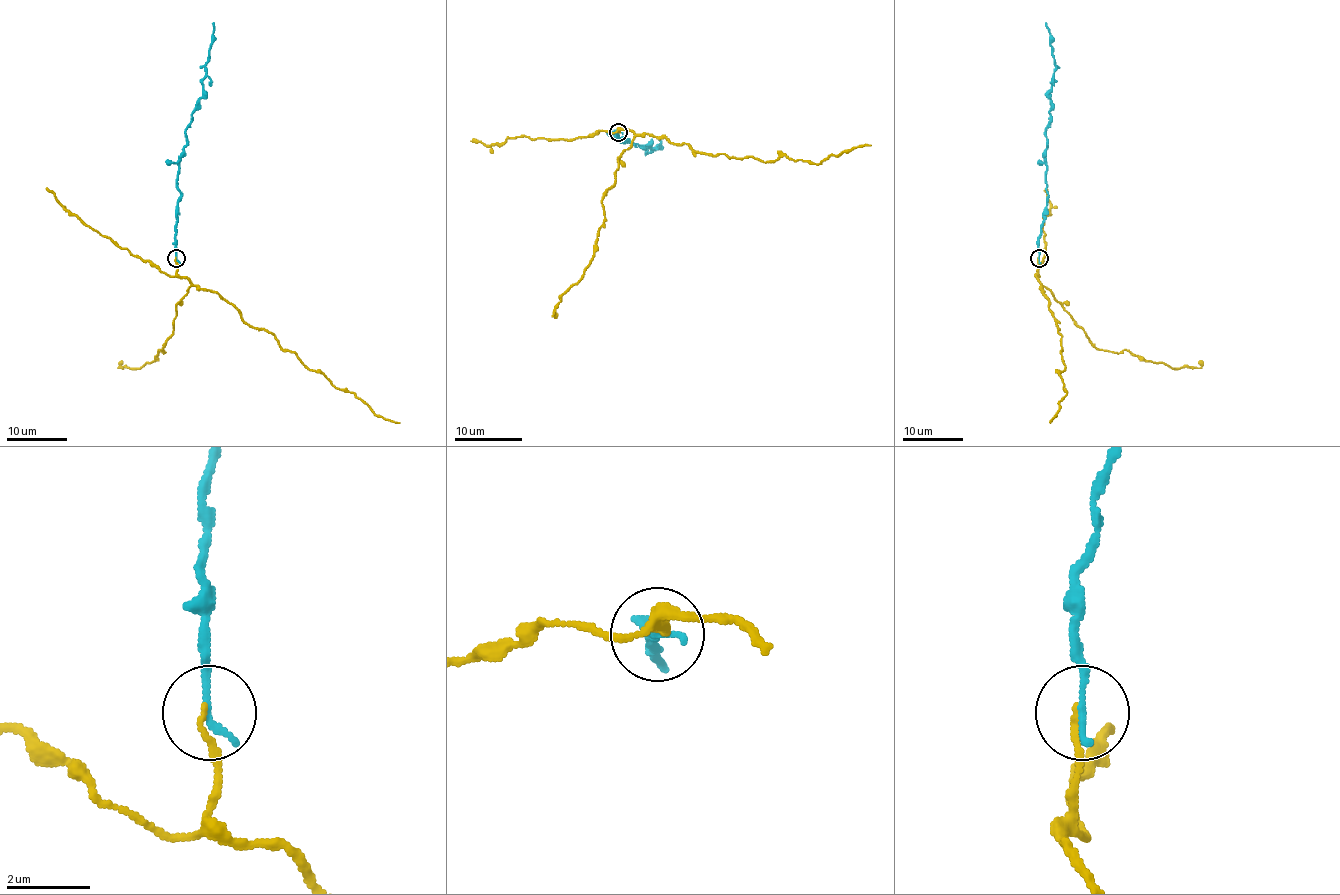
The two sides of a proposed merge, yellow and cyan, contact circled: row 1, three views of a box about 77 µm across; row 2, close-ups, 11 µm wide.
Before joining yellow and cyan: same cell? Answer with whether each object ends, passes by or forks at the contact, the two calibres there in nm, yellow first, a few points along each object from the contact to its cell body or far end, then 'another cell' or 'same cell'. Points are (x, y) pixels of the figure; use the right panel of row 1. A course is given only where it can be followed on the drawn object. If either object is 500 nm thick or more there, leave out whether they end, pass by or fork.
yellow ends there; cyan ends there; 140 nm thick on the yellow side, 200 nm on the other; yellow runs (1038, 259), (1037, 277), (1059, 329), (1065, 368), (1059, 373), (1067, 394), (1059, 401), (1056, 415), (1050, 422); cyan runs (1038, 259), (1047, 194), (1046, 128), (1050, 120), (1049, 96), (1055, 72), (1046, 22); another cell

